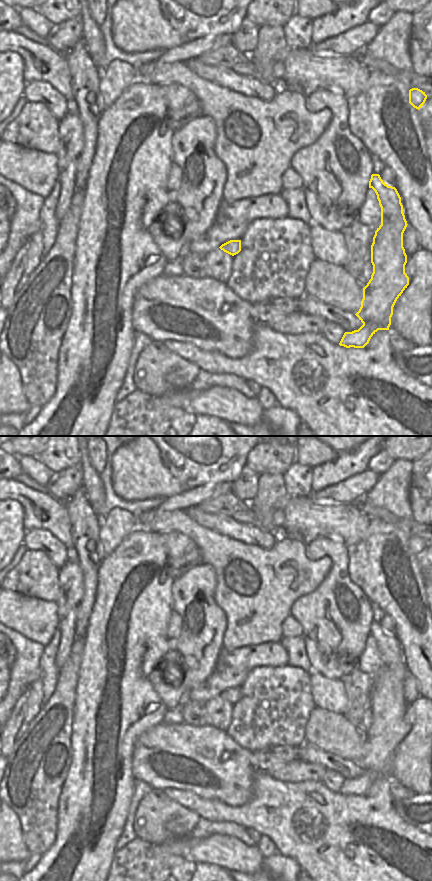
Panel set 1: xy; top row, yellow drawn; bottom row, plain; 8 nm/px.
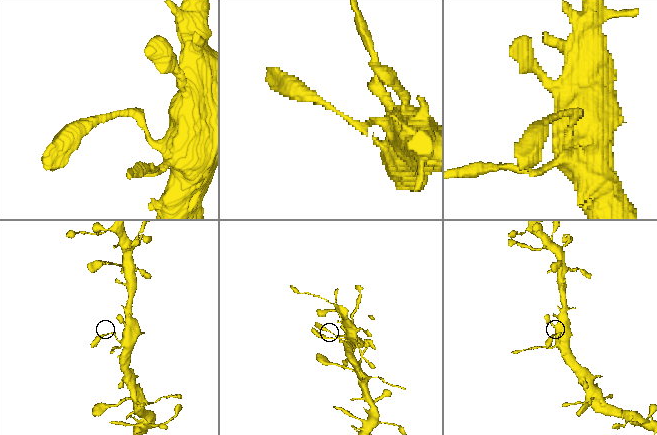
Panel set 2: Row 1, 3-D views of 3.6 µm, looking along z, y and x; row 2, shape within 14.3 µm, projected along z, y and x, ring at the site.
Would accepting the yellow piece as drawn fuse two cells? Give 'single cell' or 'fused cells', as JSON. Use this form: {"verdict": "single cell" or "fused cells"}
{"verdict": "single cell"}

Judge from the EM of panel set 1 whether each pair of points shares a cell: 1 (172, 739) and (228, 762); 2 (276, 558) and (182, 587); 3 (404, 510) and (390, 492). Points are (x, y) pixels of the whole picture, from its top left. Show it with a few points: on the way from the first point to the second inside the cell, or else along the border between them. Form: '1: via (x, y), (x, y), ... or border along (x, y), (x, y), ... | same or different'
1: via (186, 753), (214, 765) | same
2: border along (201, 563), (207, 563), (214, 571), (216, 601) | different
3: via (400, 506), (393, 496) | same

